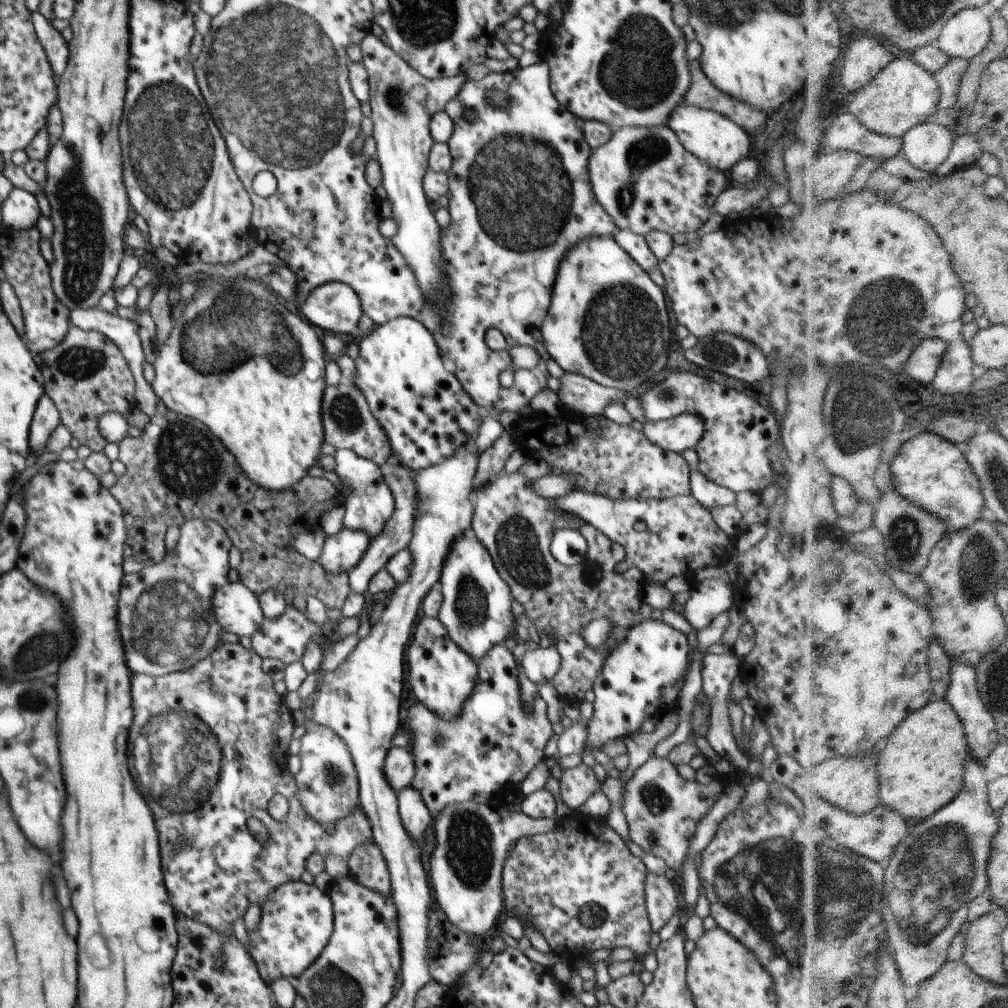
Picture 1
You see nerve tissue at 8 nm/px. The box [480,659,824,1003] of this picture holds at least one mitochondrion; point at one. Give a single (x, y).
(593, 915)

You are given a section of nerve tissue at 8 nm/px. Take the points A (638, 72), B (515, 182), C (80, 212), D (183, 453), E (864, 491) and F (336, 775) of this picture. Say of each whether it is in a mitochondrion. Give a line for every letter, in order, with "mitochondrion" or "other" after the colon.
A: mitochondrion
B: mitochondrion
C: mitochondrion
D: mitochondrion
E: other
F: mitochondrion

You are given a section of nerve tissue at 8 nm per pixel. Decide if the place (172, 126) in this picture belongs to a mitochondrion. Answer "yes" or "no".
yes

